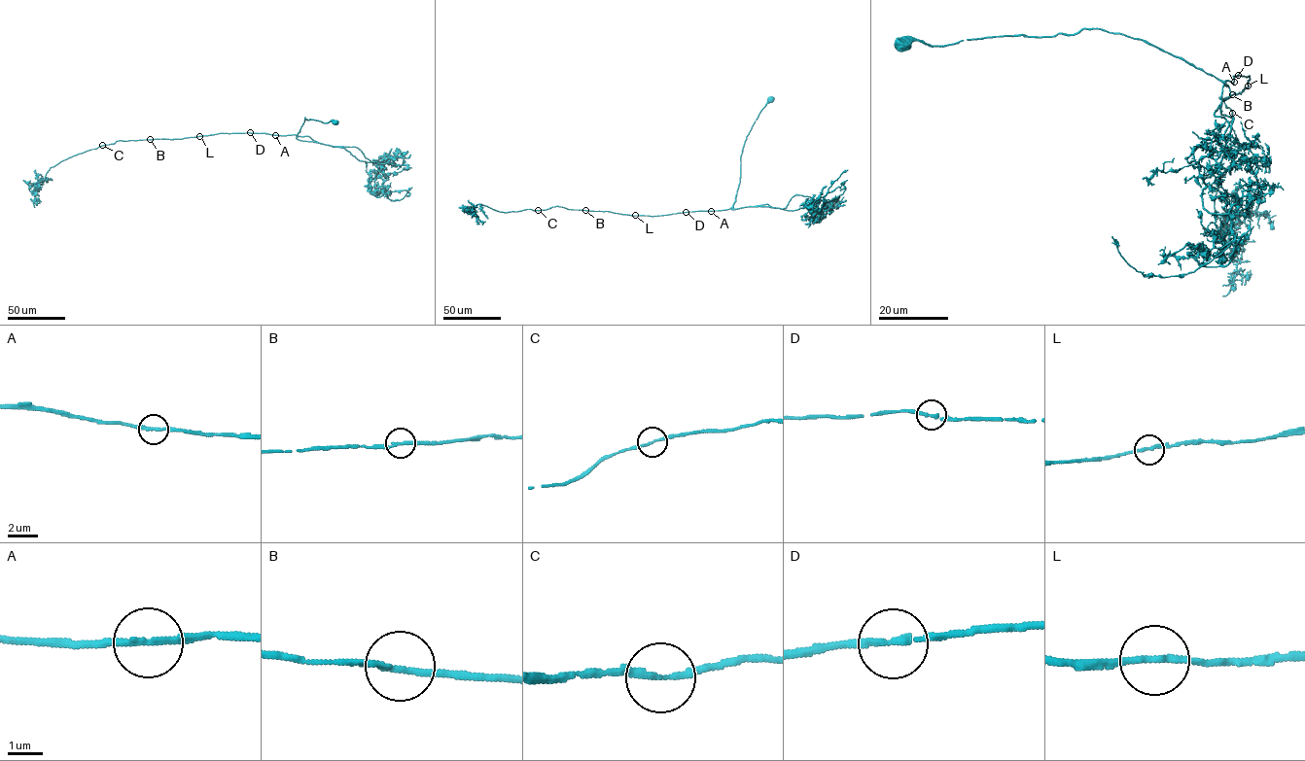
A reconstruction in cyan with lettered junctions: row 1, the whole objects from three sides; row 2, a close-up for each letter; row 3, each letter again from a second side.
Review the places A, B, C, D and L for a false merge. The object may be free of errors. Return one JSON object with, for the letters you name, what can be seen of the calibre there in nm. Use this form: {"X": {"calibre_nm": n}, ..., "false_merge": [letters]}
{"false_merge": []}

